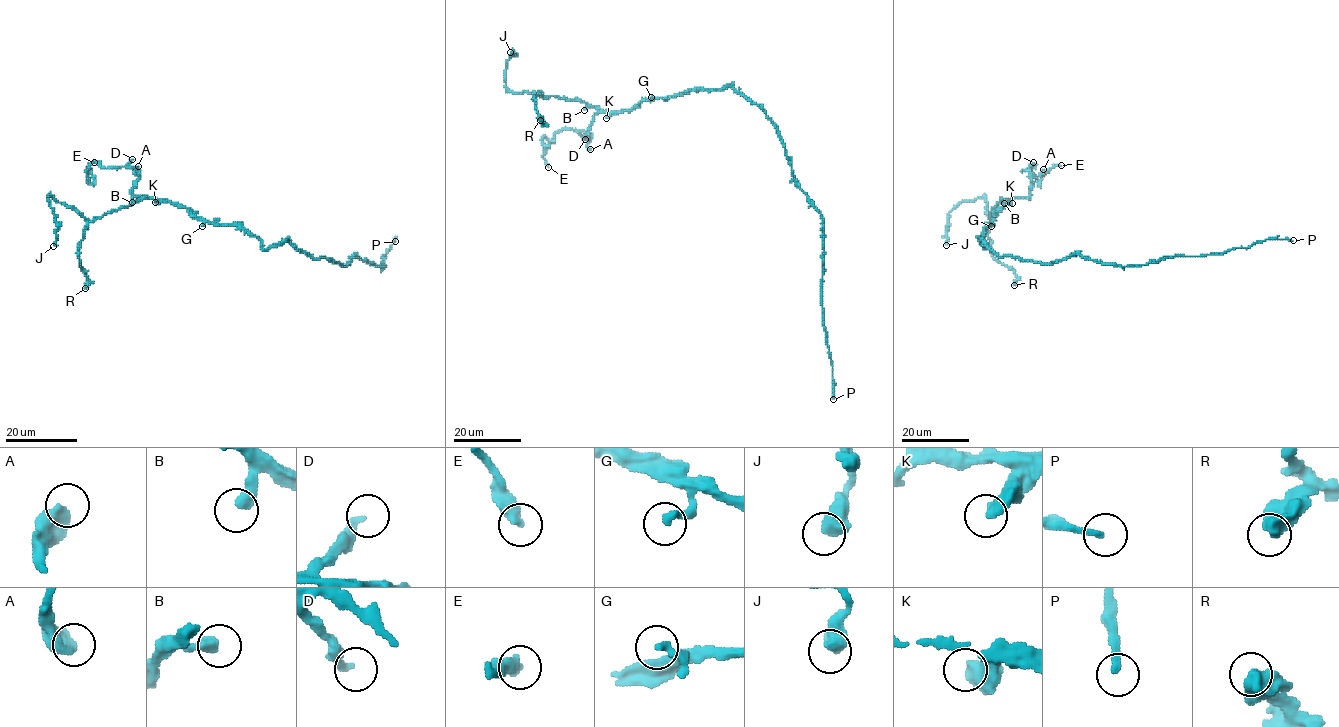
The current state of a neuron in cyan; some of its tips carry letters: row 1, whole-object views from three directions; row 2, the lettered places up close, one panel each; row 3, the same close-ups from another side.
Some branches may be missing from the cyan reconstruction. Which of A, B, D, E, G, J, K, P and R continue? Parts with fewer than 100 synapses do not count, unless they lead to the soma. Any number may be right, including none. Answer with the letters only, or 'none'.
P

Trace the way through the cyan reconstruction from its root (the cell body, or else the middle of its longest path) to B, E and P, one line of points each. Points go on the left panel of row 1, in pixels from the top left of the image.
B: (294, 246), (286, 240), (263, 249), (257, 238), (237, 226), (197, 220), (182, 205), (146, 198), (132, 202)
E: (294, 246), (263, 249), (237, 226), (135, 196), (134, 168), (95, 160), (90, 183), (94, 162)
P: (294, 246), (315, 258), (326, 257), (345, 265), (356, 256), (383, 268), (381, 257), (395, 241)

